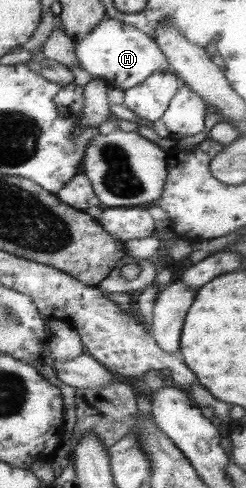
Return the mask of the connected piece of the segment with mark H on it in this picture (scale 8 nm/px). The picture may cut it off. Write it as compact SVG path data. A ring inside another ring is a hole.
M109 16L83 41L77 41L76 54L81 61L81 67L92 77L103 78L110 88L119 87L123 91L142 84L153 73L175 73L166 53L163 53L154 37Z

